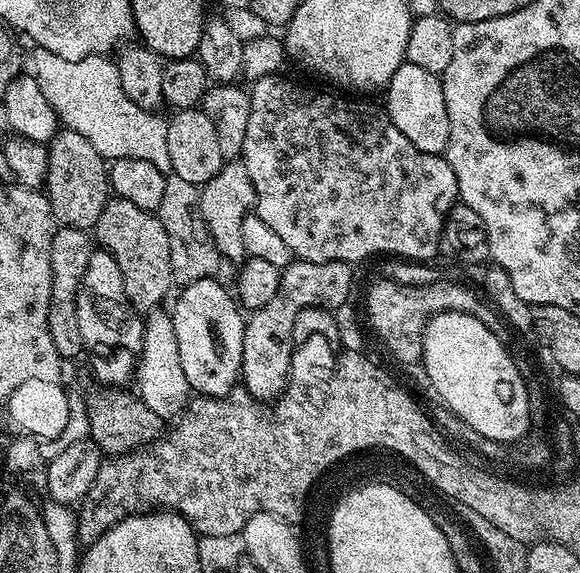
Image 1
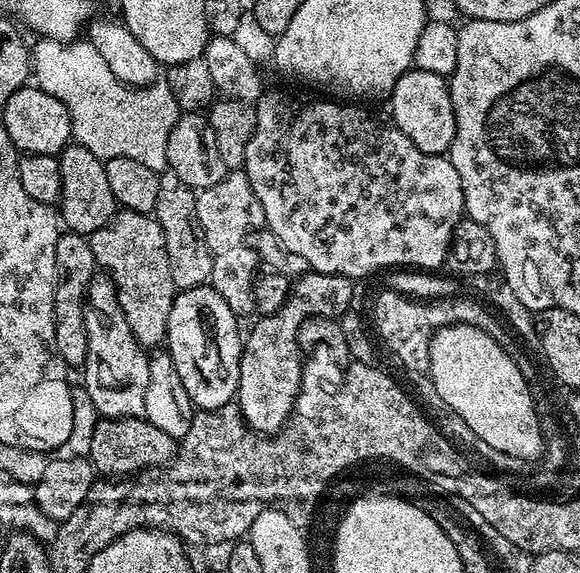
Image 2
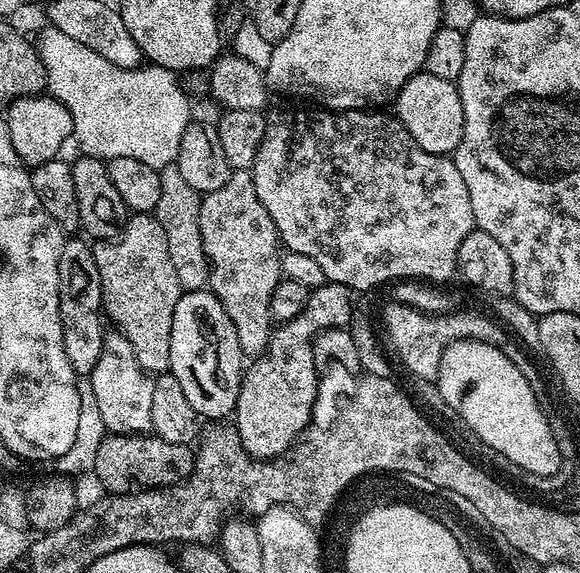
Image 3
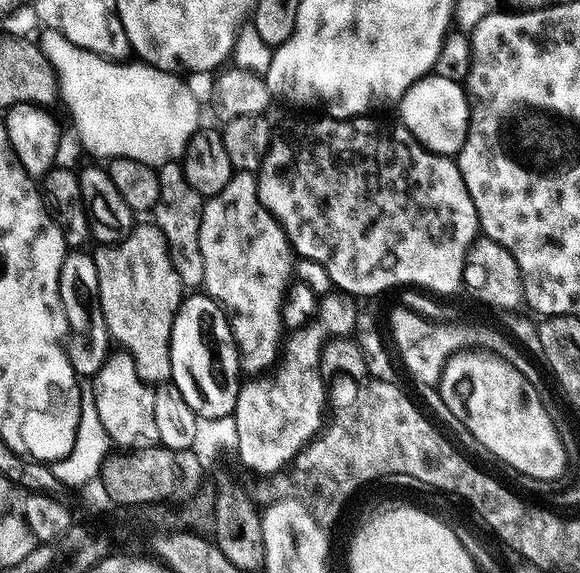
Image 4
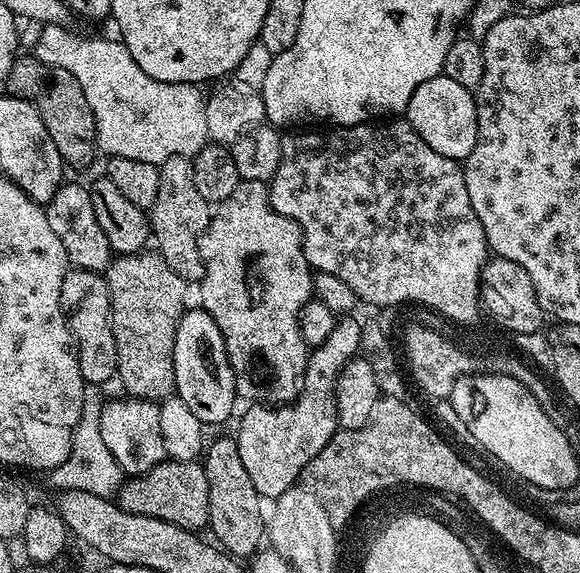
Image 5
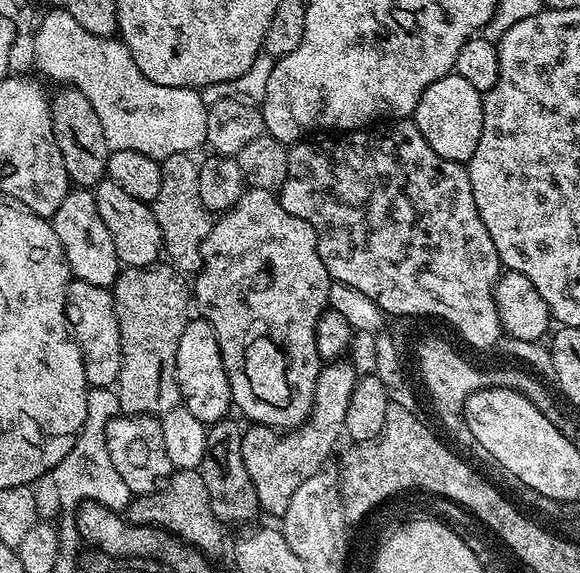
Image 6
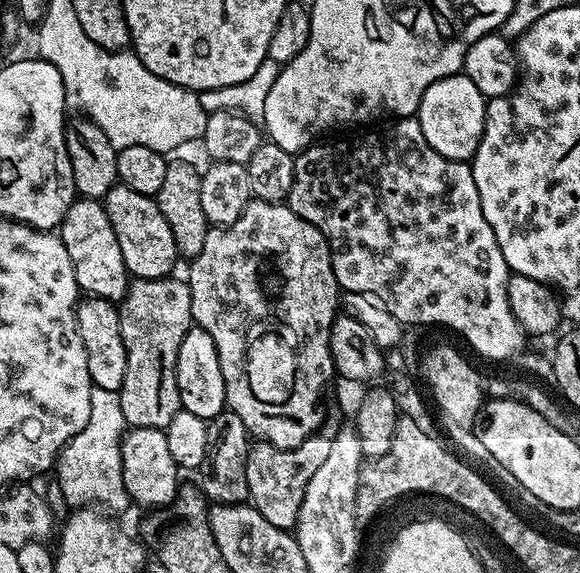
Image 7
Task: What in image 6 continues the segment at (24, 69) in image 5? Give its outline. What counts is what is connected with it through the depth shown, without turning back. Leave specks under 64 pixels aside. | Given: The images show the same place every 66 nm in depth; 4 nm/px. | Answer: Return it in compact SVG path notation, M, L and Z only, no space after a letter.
M64 86L57 96L51 97L52 125L58 146L62 150L62 162L66 162L69 181L77 188L95 189L108 174L109 147L102 122L90 106L90 98L74 86Z

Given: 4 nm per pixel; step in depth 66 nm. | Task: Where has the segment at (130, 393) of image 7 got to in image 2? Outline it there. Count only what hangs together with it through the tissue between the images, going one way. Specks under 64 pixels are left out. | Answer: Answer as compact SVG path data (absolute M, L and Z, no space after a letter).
M127 210L117 211L109 224L92 232L88 241L90 250L94 250L97 265L114 282L122 314L126 314L126 322L130 322L134 338L146 350L159 349L168 335L170 306L178 290L174 286L174 278L170 278L170 254L166 254L166 234L162 234L162 226L156 221L155 215Z

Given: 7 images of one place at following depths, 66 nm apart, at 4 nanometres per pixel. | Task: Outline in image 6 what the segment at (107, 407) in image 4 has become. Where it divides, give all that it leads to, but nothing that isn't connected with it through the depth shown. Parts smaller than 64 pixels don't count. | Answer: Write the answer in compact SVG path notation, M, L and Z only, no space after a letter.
M117 414L106 426L106 448L110 450L114 470L118 470L122 482L126 482L128 489L136 496L147 496L157 491L174 471L170 454L166 454L160 420L155 416Z

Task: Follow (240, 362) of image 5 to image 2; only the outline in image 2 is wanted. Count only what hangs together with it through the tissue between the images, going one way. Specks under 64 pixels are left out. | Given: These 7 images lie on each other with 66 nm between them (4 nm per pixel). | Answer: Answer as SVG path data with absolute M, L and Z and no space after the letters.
M229 170L215 186L202 188L196 194L196 209L198 210L198 226L202 226L202 234L206 246L212 255L212 279L211 287L216 289L222 298L230 306L230 310L237 318L244 318L247 312L254 309L254 290L256 277L258 275L258 257L256 249L250 243L250 237L257 230L265 227L264 211L262 202L254 194L254 186L250 186L250 178L242 170Z

